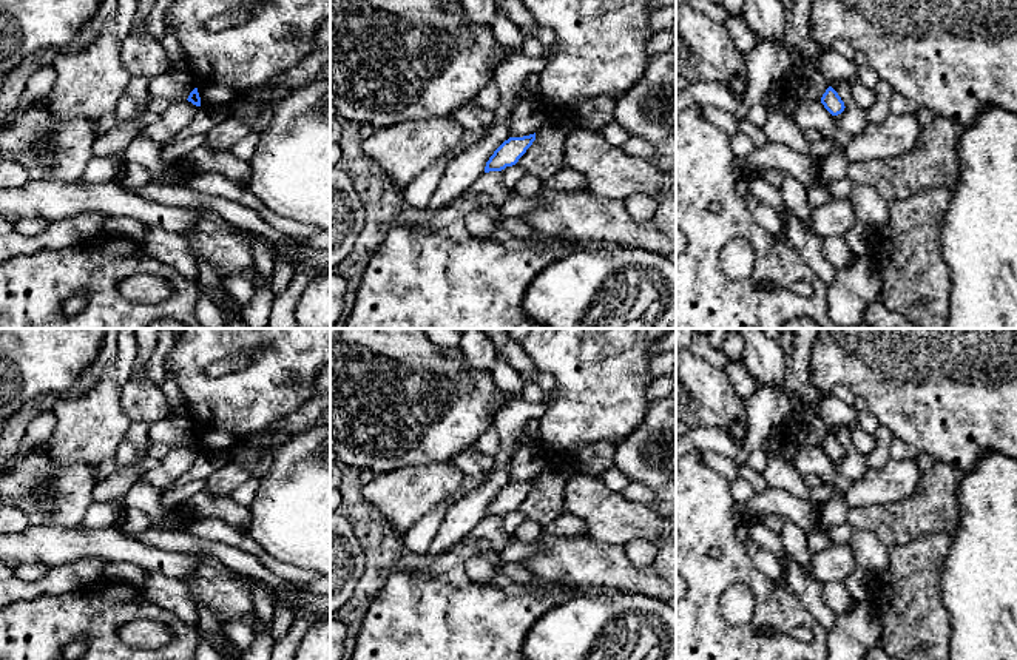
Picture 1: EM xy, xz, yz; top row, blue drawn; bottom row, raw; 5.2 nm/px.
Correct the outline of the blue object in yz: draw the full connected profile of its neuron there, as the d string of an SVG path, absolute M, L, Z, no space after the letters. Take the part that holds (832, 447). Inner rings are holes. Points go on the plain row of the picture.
M829 432L826 435L826 438L821 443L821 449L824 450L824 453L832 460L832 461L838 461L844 456L844 447L841 446L841 443L838 441L838 438Z

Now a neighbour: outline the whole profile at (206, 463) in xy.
M198 452L191 467L174 481L171 489L196 480L207 480L211 473L224 466L227 458L228 453Z

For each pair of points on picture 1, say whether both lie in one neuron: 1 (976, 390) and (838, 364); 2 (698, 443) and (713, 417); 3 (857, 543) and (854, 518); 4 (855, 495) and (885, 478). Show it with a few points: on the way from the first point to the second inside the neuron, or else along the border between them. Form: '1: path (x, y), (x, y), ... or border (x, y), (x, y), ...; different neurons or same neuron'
1: path (942, 393), (878, 393), (872, 387); same neuron
2: border (692, 427), (719, 427), (726, 432); different neurons
3: border (855, 529), (874, 532), (888, 546); different neurons
4: path (863, 492), (877, 486); same neuron

